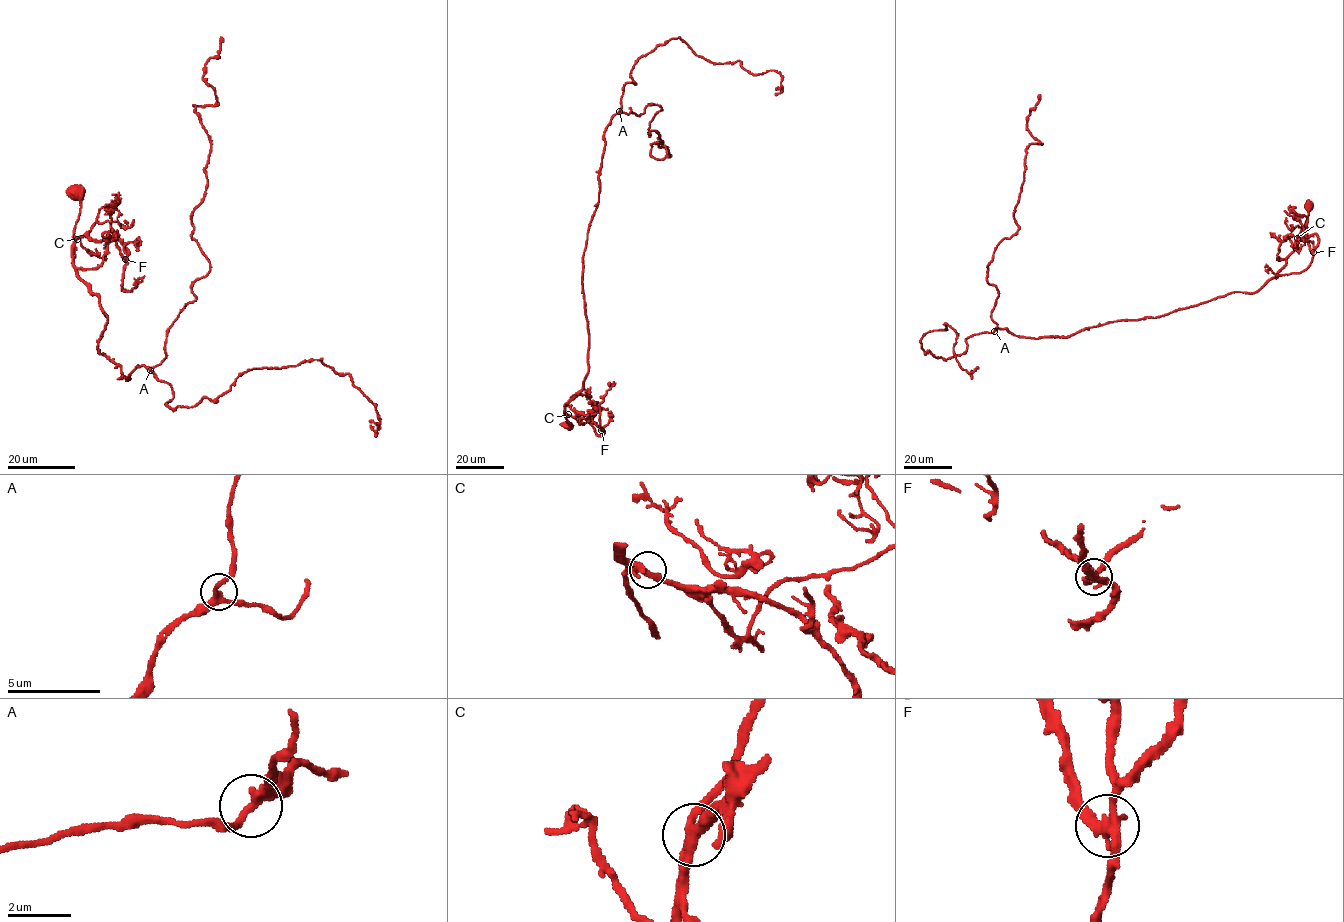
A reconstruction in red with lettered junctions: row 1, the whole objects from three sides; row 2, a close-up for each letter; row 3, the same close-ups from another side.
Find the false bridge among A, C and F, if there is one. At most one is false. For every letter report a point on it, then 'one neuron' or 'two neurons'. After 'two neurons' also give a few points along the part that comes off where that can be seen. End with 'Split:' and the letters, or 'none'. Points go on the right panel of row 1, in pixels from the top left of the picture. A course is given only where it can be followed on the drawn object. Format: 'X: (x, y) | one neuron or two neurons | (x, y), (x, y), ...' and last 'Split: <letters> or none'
A: (994, 331) | one neuron
C: (1297, 238) | one neuron
F: (1313, 252) | two neurons | (1313, 252), (1302, 225), (1293, 217)
Split: F

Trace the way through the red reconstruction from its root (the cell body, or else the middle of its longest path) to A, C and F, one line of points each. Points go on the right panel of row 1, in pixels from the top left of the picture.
A: (1308, 206), (1286, 264), (1252, 293), (1233, 292), (1154, 318), (1111, 321), (1065, 337), (994, 331)
C: (1308, 206), (1307, 219), (1297, 238)
F: (1308, 206), (1307, 219), (1297, 238), (1302, 239), (1315, 234), (1318, 245), (1313, 252)

